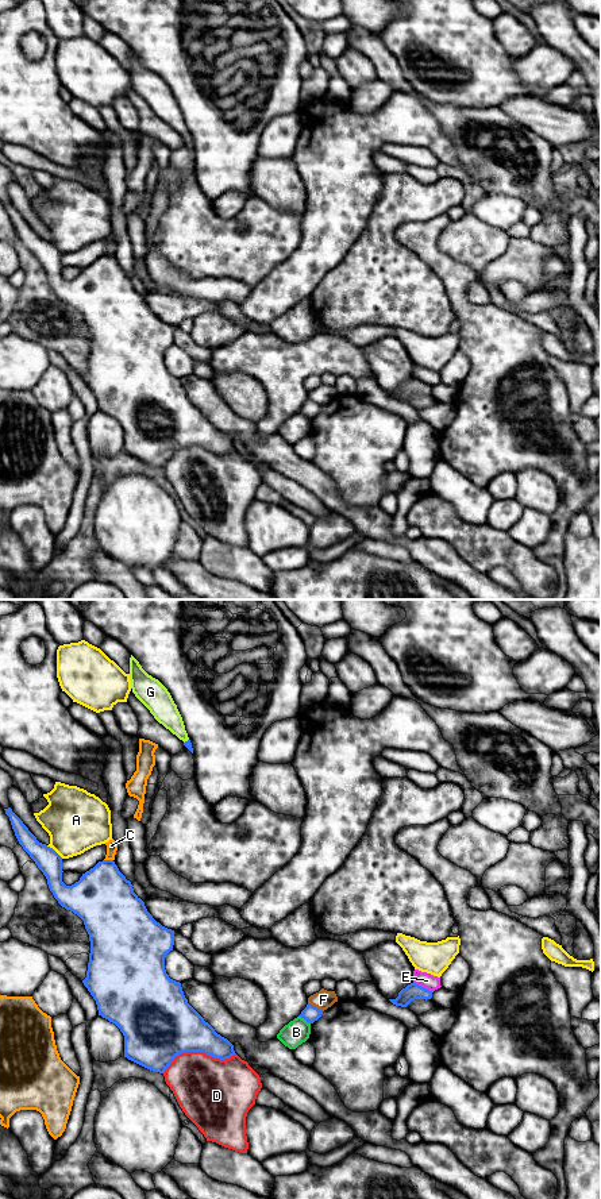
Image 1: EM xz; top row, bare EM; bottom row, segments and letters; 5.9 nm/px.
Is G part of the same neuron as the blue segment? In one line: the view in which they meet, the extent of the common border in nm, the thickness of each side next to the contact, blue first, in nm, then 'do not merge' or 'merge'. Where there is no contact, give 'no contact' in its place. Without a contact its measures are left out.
xz | 40 nm | 50/150 nm | merge

